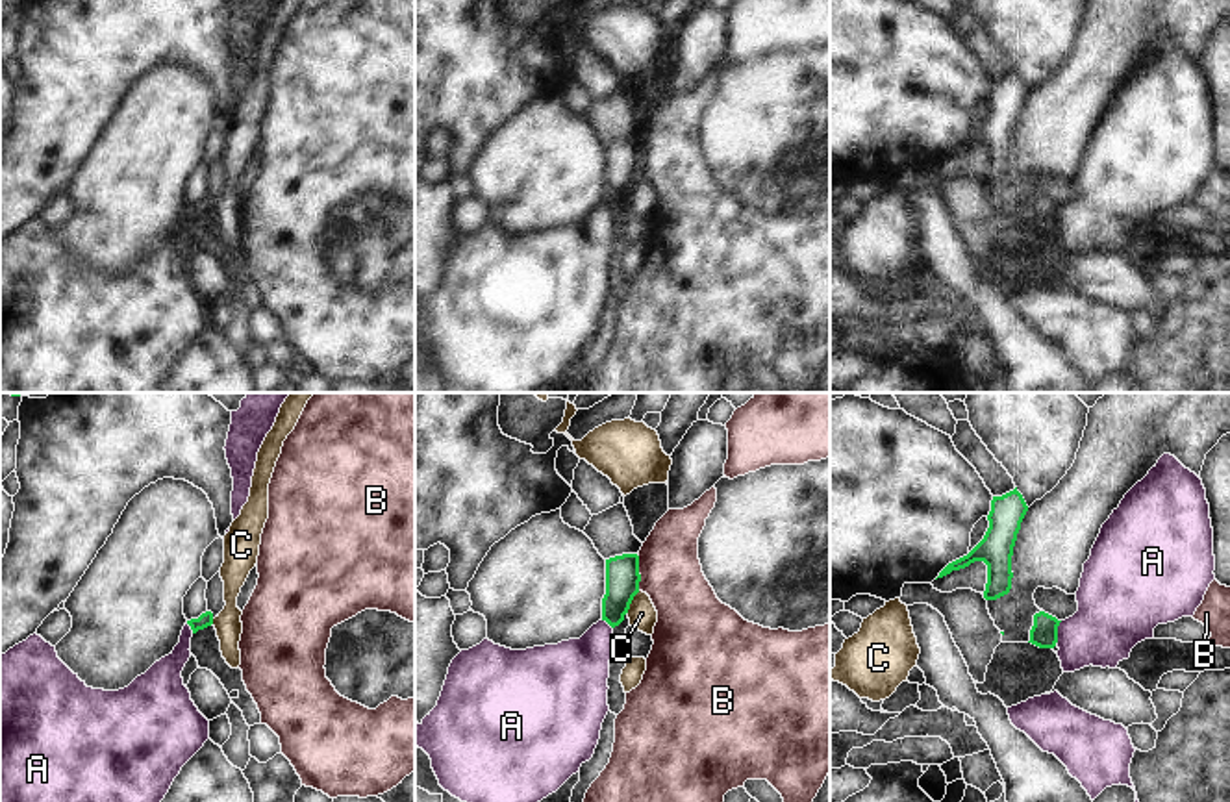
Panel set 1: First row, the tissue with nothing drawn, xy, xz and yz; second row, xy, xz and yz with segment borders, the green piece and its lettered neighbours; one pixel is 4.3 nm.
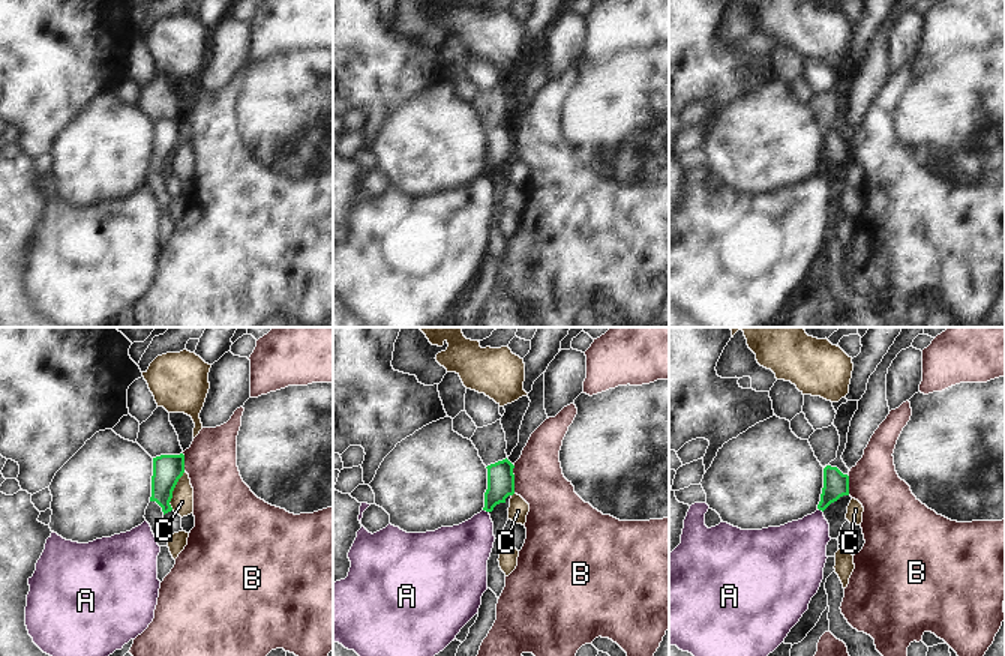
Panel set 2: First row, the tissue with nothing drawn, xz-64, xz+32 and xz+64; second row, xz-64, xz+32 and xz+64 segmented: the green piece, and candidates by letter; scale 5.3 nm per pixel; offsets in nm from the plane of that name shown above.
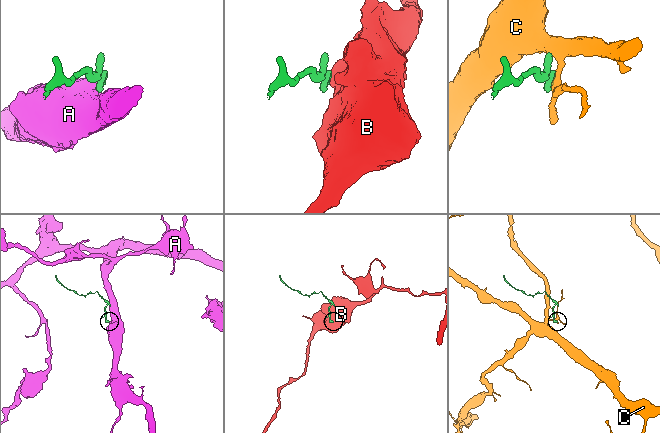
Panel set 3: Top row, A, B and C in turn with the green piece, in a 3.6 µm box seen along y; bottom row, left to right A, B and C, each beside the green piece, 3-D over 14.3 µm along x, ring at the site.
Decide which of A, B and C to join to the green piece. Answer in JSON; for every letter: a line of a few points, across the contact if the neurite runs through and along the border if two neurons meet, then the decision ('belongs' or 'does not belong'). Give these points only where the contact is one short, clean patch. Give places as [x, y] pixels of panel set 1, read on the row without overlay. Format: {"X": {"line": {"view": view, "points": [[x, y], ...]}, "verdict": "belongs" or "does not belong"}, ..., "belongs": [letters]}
{"A": {"line": {"view": "yz", "points": [[1062, 206], [1056, 226]]}, "verdict": "does not belong"}, "B": {"line": {"view": "xz", "points": [[636, 139], [640, 175]]}, "verdict": "does not belong"}, "C": {"line": {"view": "xz", "points": [[640, 176], [627, 197]]}, "verdict": "does not belong"}, "belongs": []}

